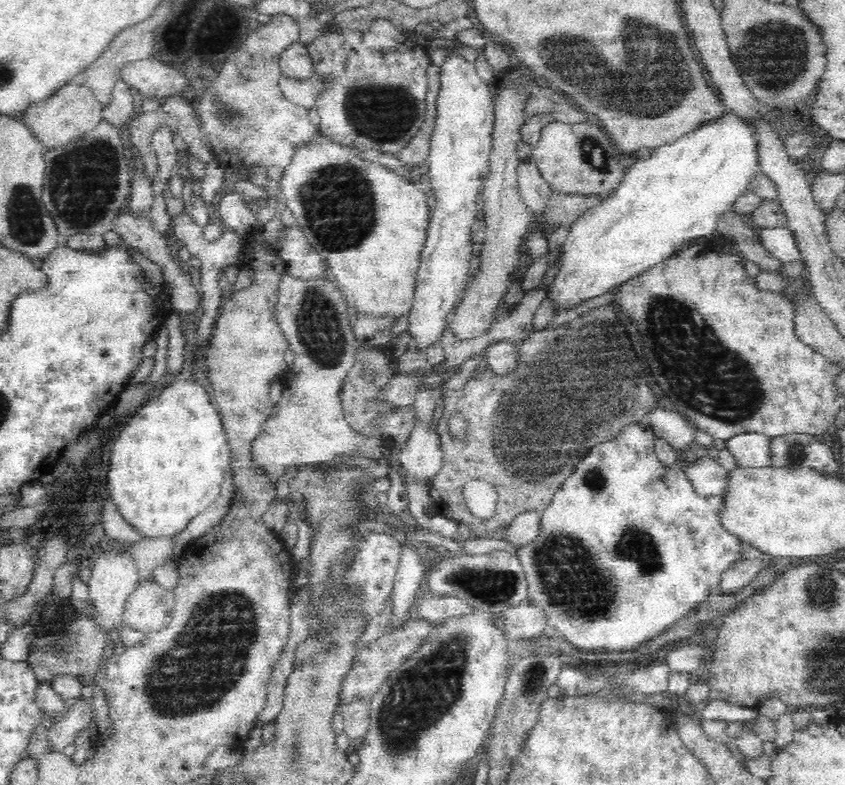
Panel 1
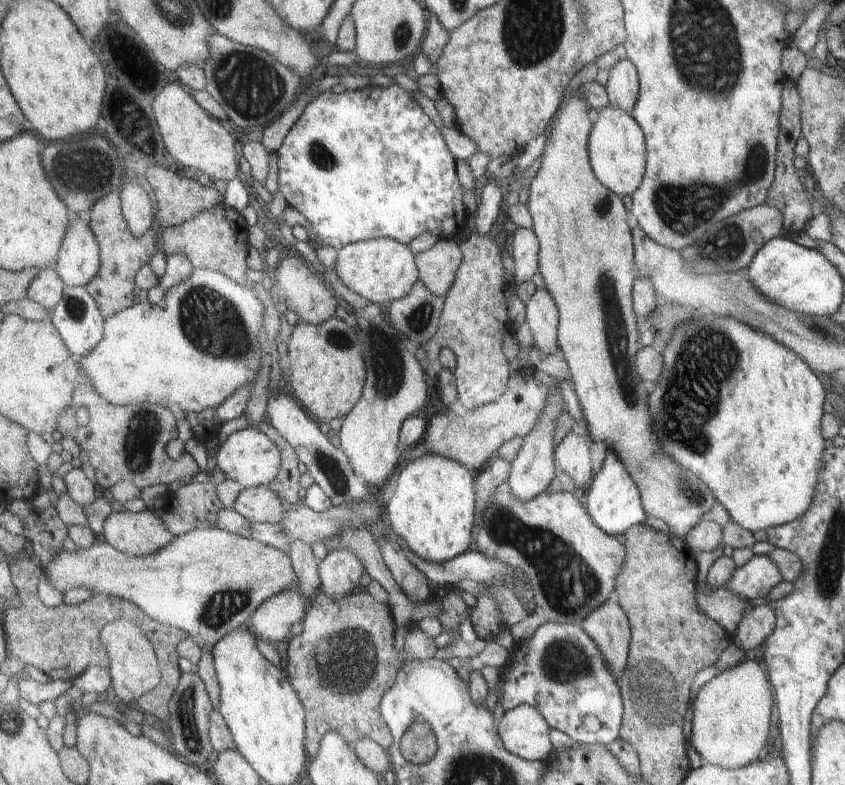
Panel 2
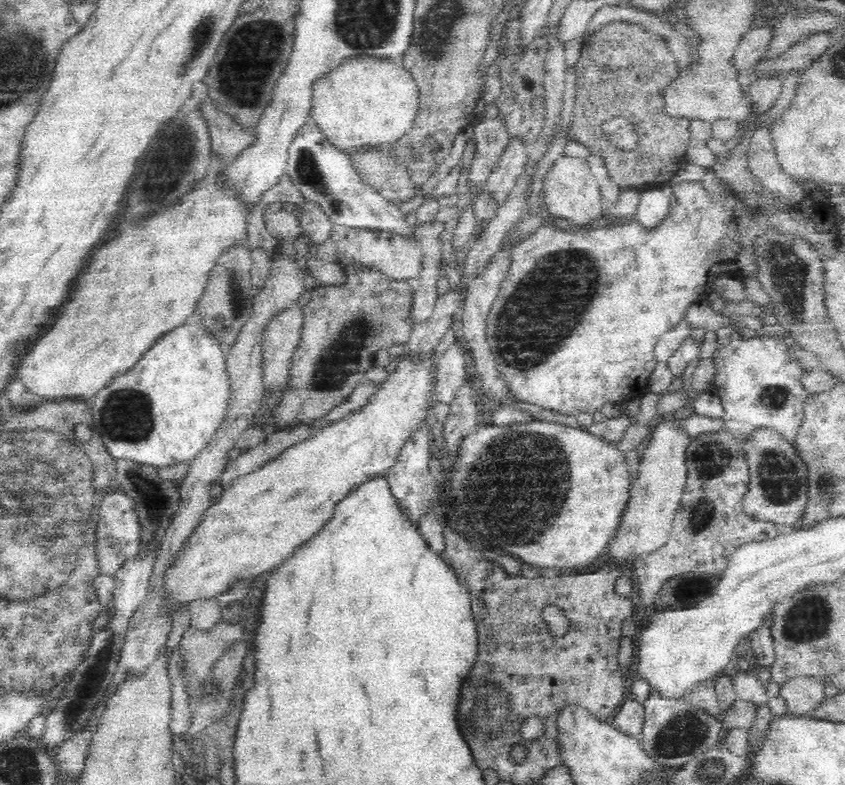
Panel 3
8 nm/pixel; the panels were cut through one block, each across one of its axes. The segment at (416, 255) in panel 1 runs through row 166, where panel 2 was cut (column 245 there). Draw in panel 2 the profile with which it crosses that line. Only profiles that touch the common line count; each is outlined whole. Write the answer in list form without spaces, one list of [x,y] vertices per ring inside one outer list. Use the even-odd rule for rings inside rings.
[[[211,269],[194,270],[193,274],[189,276],[189,280],[177,284],[173,290],[169,290],[165,293],[162,303],[153,305],[149,303],[137,302],[132,308],[123,310],[121,313],[115,314],[112,318],[106,319],[106,332],[104,333],[103,340],[99,342],[99,346],[83,358],[83,362],[80,363],[80,367],[83,372],[87,374],[87,381],[90,381],[95,390],[103,396],[107,402],[111,402],[115,405],[129,406],[131,404],[137,405],[137,402],[157,402],[161,406],[170,409],[173,412],[183,413],[199,413],[208,410],[209,408],[221,407],[229,398],[233,397],[233,394],[240,390],[251,382],[254,384],[259,377],[259,368],[261,368],[261,356],[264,352],[261,350],[260,335],[261,326],[265,321],[263,316],[263,310],[265,306],[261,304],[256,294],[233,282],[229,276],[221,274]]]

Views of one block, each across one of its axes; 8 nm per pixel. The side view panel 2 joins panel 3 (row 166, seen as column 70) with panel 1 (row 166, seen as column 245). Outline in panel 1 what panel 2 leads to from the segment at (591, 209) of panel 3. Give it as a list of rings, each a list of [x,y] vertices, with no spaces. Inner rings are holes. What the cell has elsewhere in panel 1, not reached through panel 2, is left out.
[[[554,121],[541,130],[538,144],[532,147],[539,172],[553,192],[608,197],[622,182],[629,160],[622,157],[607,131],[597,121],[565,123]]]

